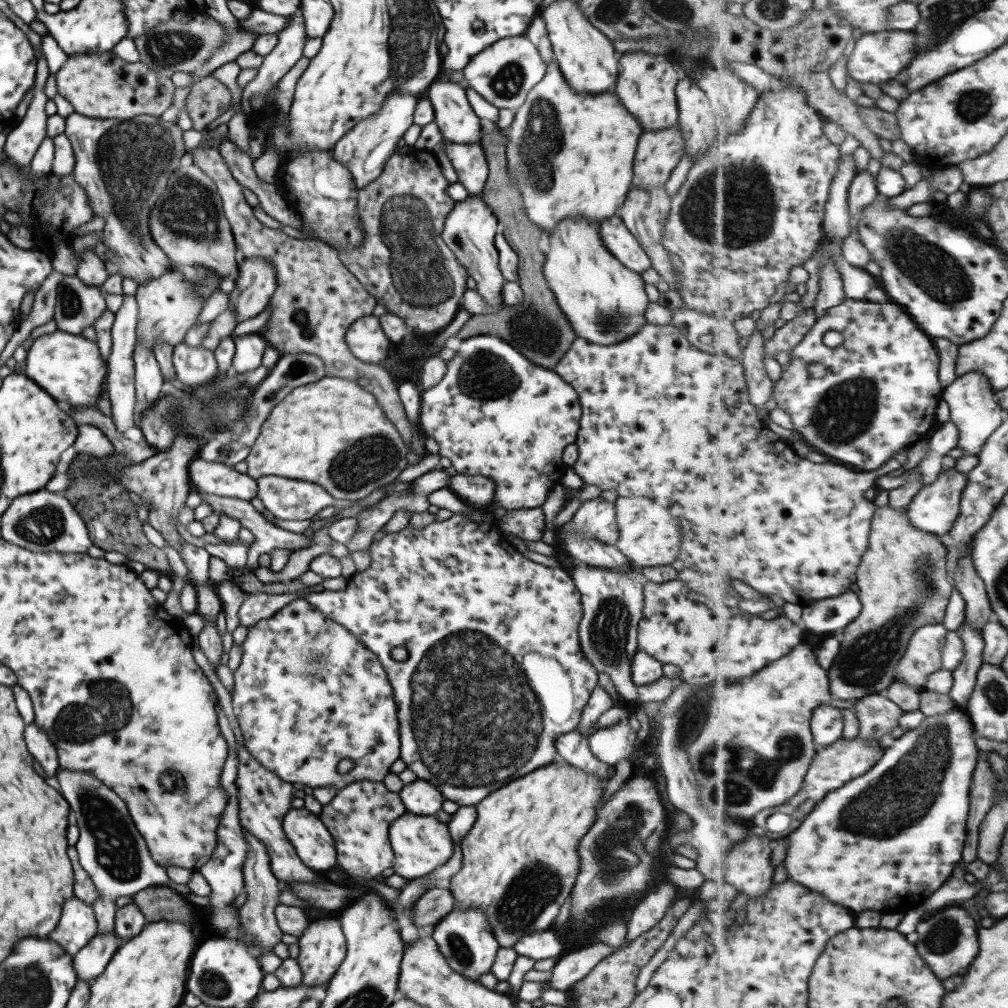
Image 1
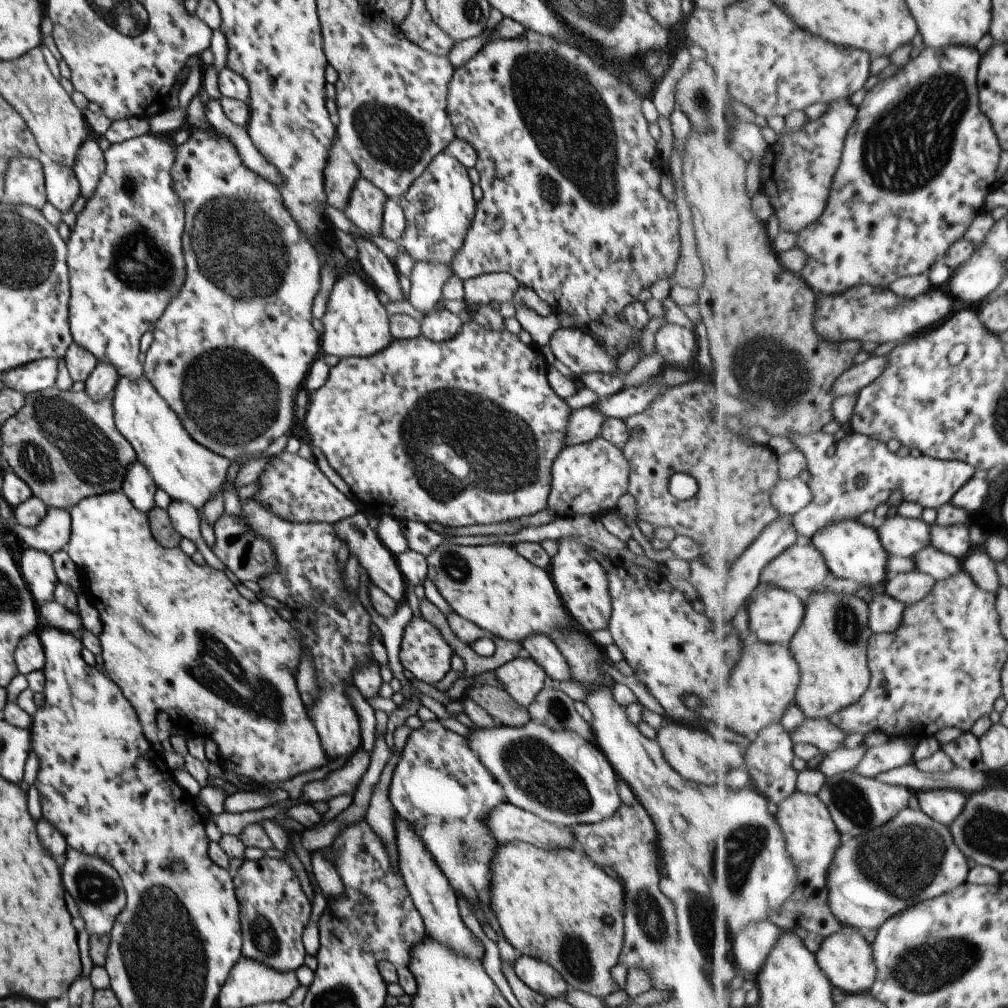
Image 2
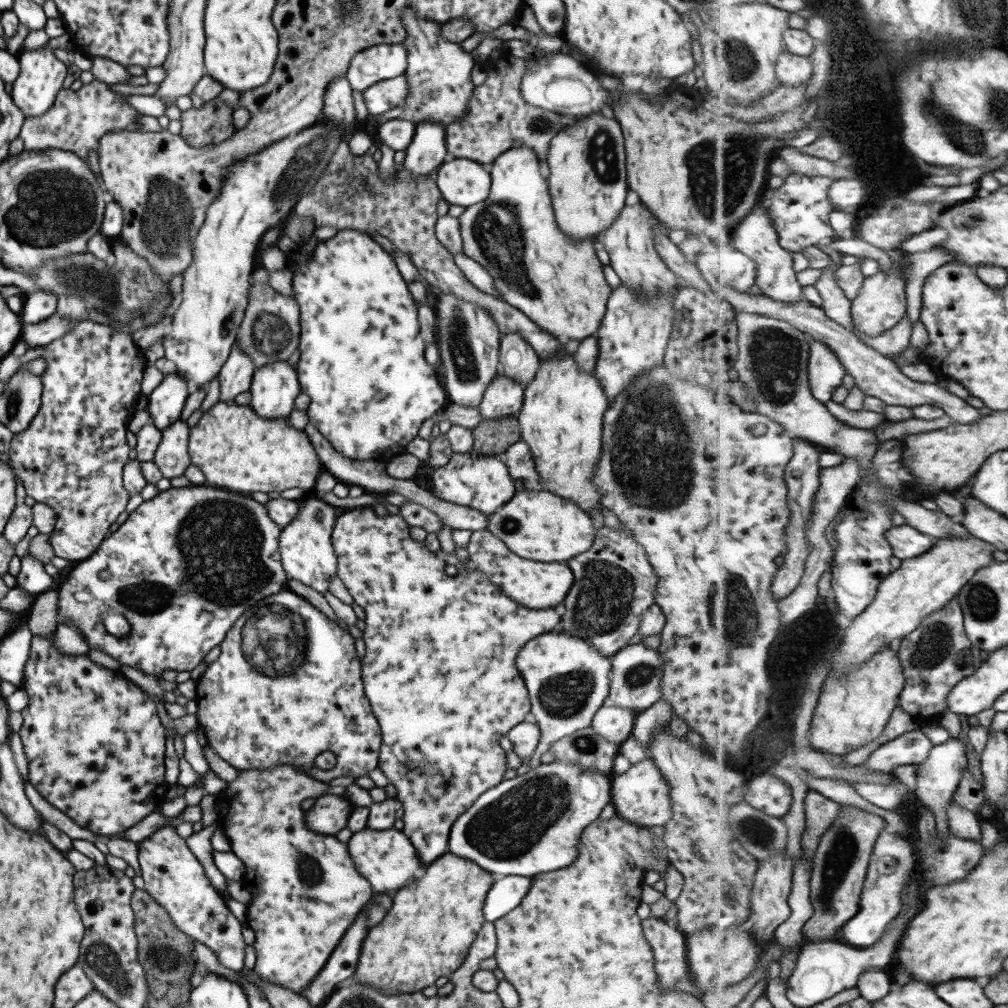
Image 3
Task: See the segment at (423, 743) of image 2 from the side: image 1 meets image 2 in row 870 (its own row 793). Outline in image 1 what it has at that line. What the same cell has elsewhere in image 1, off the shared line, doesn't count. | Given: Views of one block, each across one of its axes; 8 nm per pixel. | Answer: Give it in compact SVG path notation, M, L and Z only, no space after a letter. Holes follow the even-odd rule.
M459 513L452 514L447 520L434 520L423 528L411 528L407 524L397 532L384 532L379 529L372 536L372 542L367 548L370 566L347 578L345 588L337 591L309 592L300 596L329 620L346 628L367 650L371 650L381 664L394 696L400 742L399 759L415 774L417 780L425 780L441 792L444 800L451 800L458 806L474 806L507 782L511 783L513 778L519 779L528 772L551 763L556 752L555 739L577 727L579 715L592 689L597 685L598 674L585 660L579 648L578 624L582 608L580 594L568 571L564 567L538 566L522 553L507 556L507 543L495 519L473 521L473 514L469 517ZM399 647L407 650L407 658L403 662L391 659L391 650Z

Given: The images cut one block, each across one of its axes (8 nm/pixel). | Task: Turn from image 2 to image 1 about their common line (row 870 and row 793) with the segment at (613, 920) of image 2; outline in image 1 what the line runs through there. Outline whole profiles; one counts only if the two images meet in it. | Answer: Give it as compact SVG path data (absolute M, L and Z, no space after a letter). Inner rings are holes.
M551 762L545 767L536 768L519 779L513 780L503 788L496 789L475 804L476 819L468 828L467 834L459 840L460 851L462 852L461 868L450 876L447 883L447 887L454 898L453 911L467 911L473 907L478 908L486 916L485 920L487 920L489 928L493 931L493 936L497 939L498 945L505 948L512 947L521 935L550 929L551 923L555 921L555 916L559 914L561 904L572 892L572 886L579 868L579 864L577 864L577 842L591 828L593 820L596 819L596 807L599 805L604 789L601 781L605 780L607 782L614 775L613 768L609 769L606 774L607 776L604 779L600 779L569 764Z

